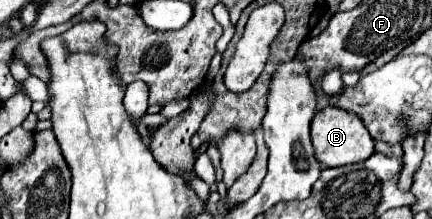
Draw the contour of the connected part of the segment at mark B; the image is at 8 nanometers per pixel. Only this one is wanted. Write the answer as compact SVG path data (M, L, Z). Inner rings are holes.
M330 105L330 107L324 107L322 111L318 111L310 123L310 137L312 137L314 155L324 167L350 165L350 163L362 161L374 153L374 141L366 133L366 127L362 125L362 121L358 121L358 117L354 113L344 111L340 107Z

